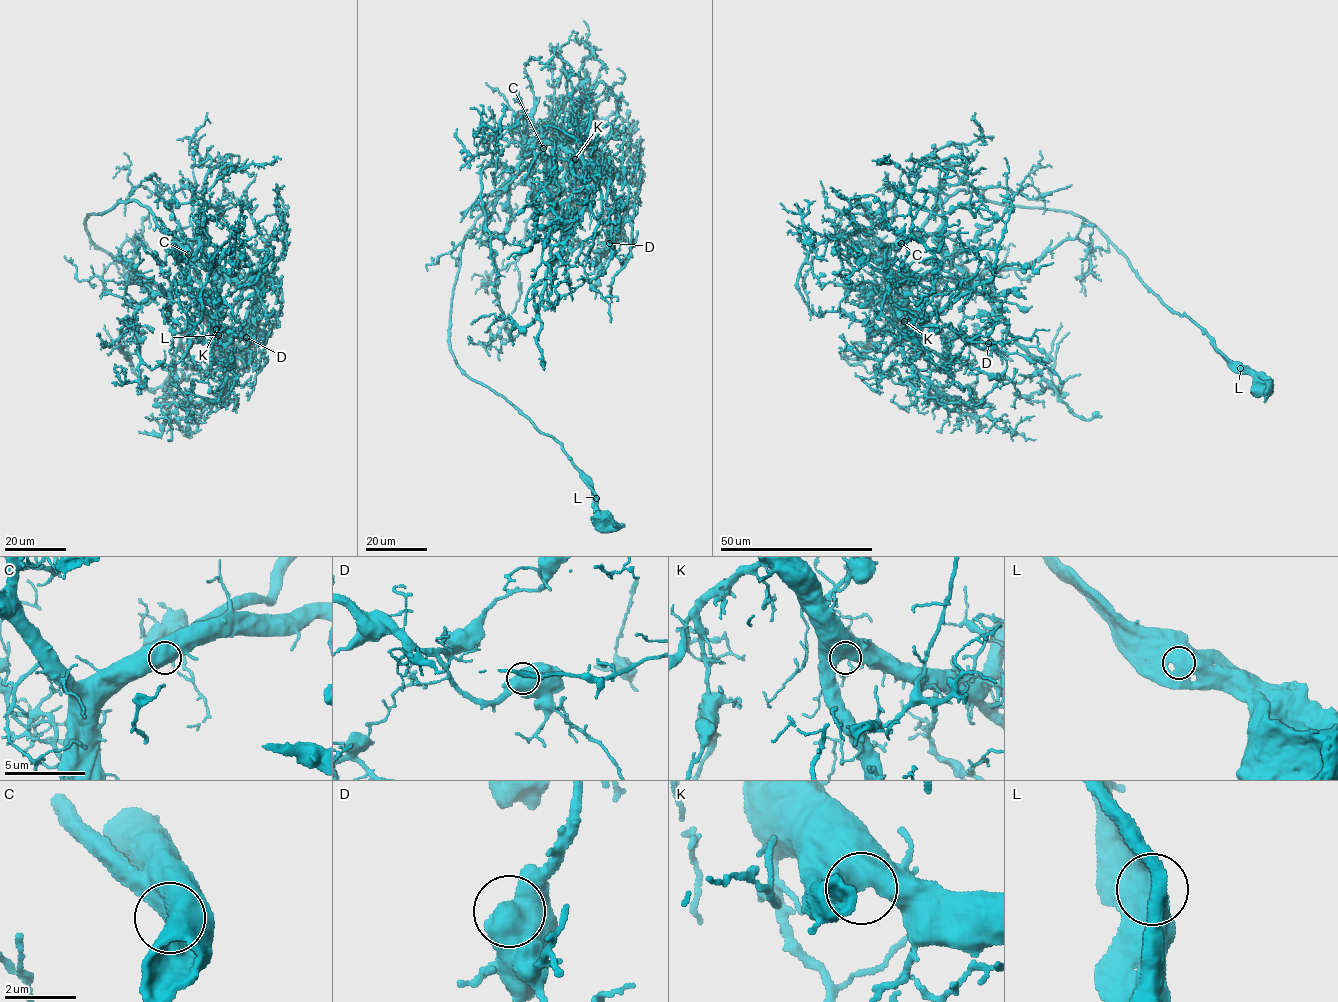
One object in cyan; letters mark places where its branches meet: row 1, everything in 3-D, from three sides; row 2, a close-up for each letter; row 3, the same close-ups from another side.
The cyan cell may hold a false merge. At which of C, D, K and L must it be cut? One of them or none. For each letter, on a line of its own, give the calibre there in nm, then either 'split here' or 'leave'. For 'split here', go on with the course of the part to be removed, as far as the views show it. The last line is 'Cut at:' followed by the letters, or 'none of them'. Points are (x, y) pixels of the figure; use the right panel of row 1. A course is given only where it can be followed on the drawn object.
C: 950 nm thick; leave
D: 850 nm thick; leave
K: 850 nm thick; leave
L: 900 nm thick; leave
Cut at: none of them

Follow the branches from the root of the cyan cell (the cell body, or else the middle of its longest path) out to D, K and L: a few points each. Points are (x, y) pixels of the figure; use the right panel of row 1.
D: (1260, 385), (1083, 218), (956, 190), (888, 253), (887, 295), (912, 329), (954, 328), (988, 343)
K: (1260, 385), (1173, 312), (1090, 223), (975, 192), (956, 190), (888, 253), (887, 296), (904, 321)
L: (1260, 385), (1248, 371), (1240, 368)

